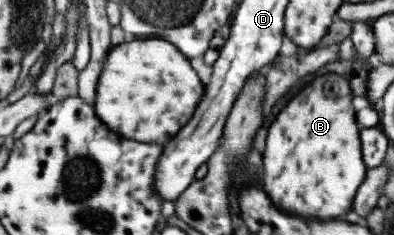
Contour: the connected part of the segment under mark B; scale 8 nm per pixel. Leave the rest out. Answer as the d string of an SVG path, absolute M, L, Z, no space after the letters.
M330 73L309 83L273 118L263 153L262 182L277 206L305 218L339 218L351 208L351 198L366 168L361 162L358 124L353 116L356 112L351 108L347 82Z

